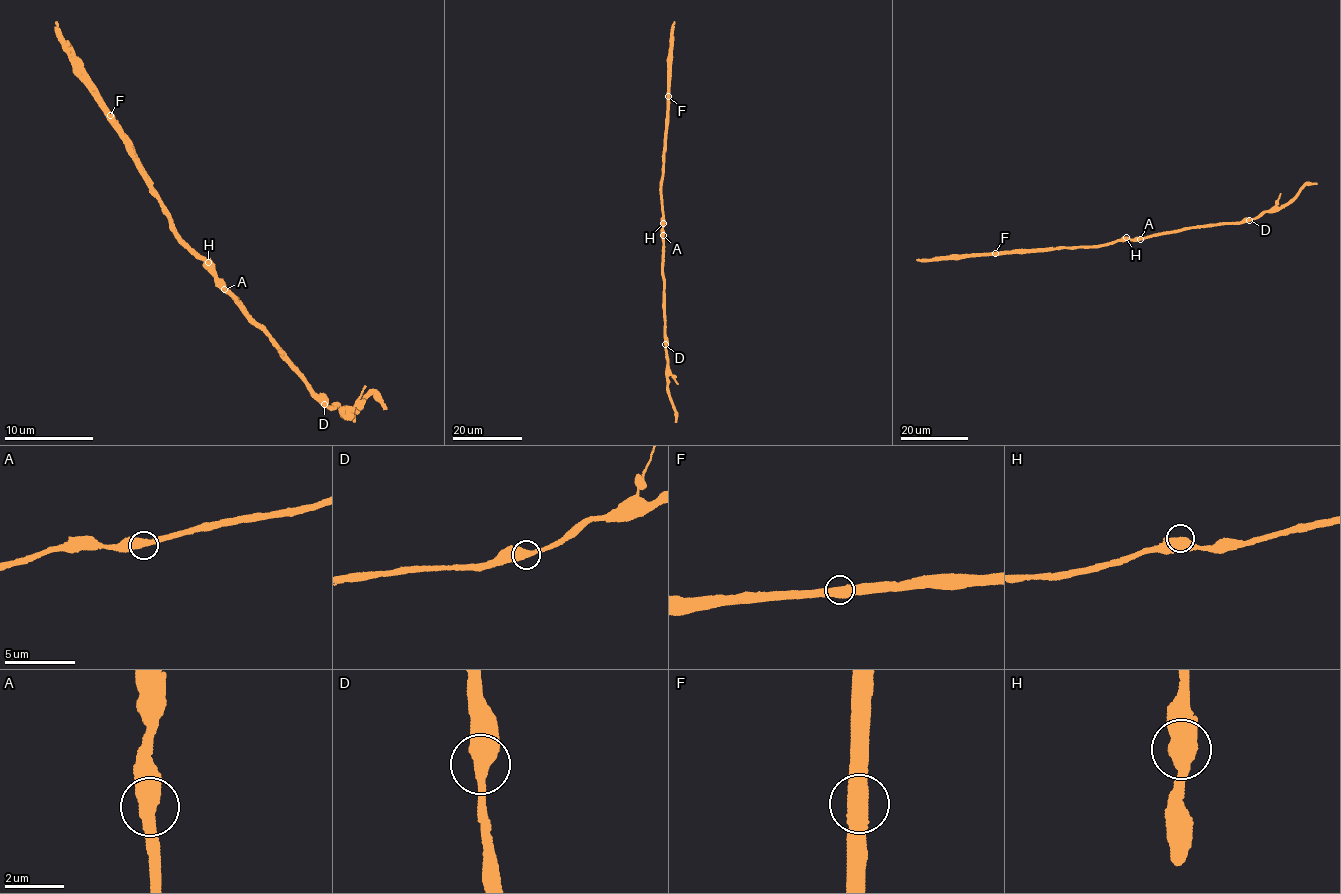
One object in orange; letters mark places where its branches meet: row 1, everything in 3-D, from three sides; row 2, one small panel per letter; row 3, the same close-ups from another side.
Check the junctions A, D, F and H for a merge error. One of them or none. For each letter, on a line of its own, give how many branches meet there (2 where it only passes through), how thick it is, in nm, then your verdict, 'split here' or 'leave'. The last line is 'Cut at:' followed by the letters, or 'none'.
A: 2 branches meet; 500 nm thick; leave
D: 2 branches meet; 480 nm thick; leave
F: 2 branches meet; 500 nm thick; split here
H: 2 branches meet; 550 nm thick; leave
Cut at: F

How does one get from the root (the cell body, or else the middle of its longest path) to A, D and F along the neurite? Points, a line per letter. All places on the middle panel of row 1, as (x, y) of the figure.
A: (662, 221), (663, 235)
D: (662, 221), (665, 344)
F: (662, 221), (661, 177), (668, 96)

